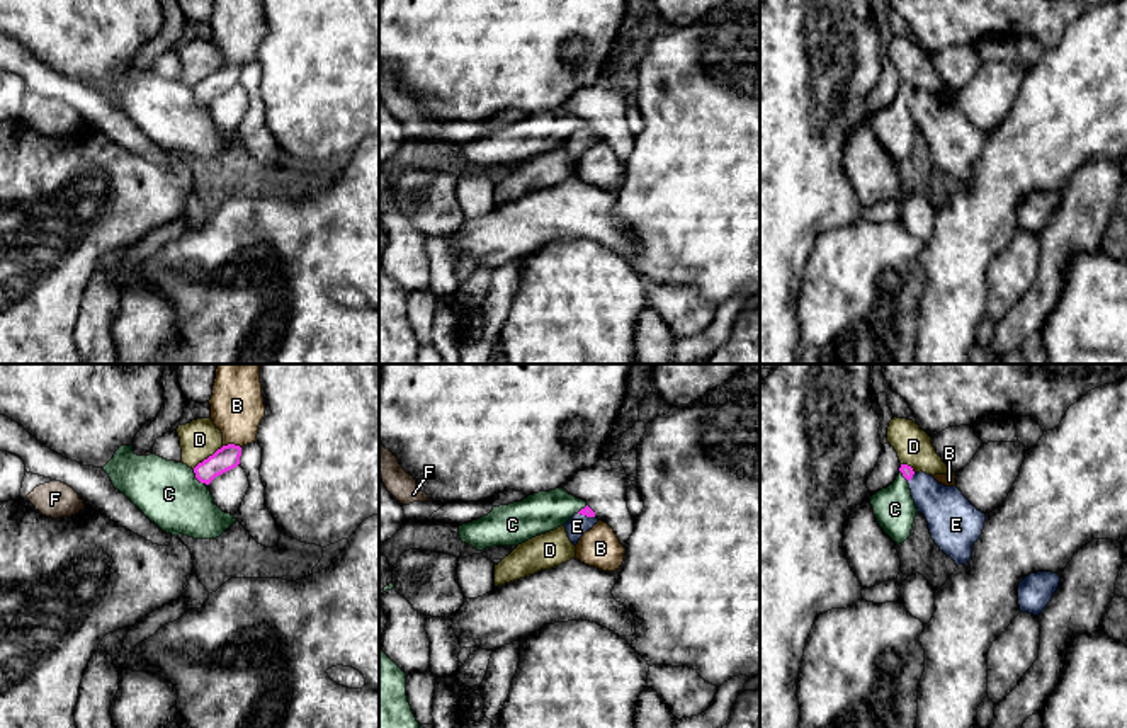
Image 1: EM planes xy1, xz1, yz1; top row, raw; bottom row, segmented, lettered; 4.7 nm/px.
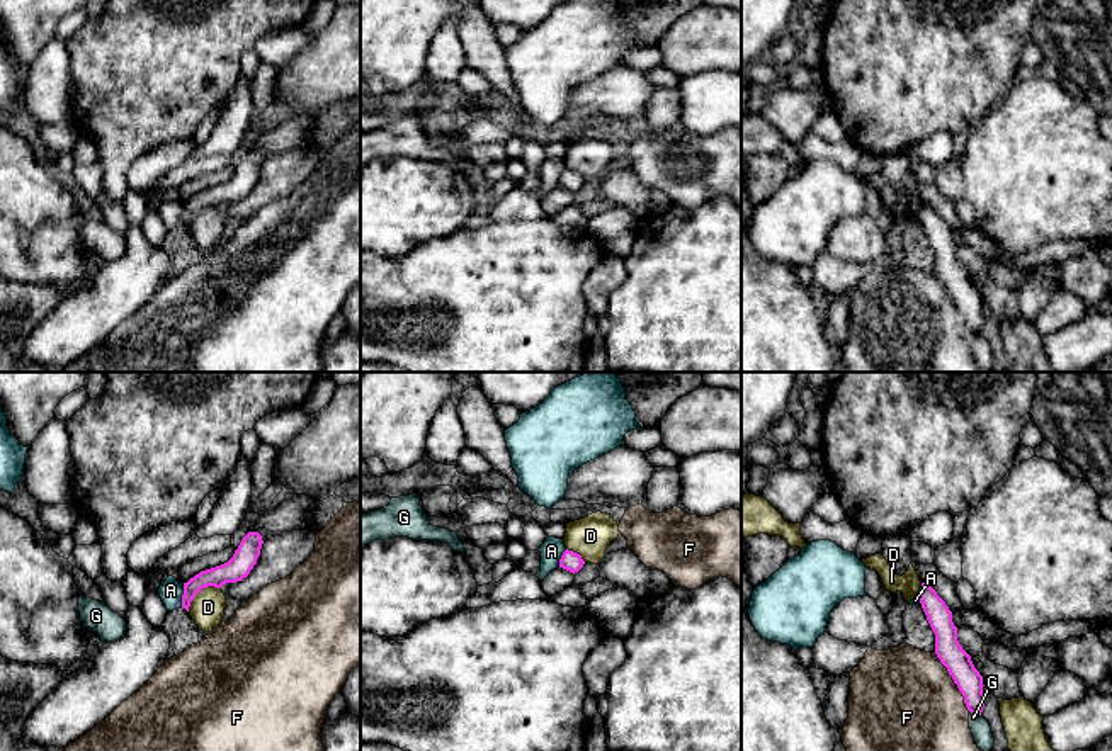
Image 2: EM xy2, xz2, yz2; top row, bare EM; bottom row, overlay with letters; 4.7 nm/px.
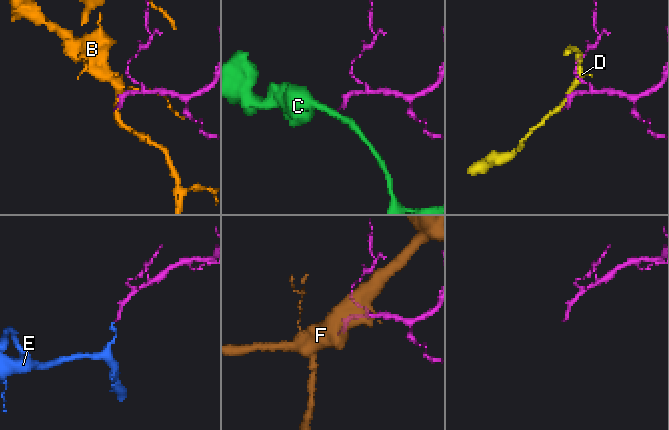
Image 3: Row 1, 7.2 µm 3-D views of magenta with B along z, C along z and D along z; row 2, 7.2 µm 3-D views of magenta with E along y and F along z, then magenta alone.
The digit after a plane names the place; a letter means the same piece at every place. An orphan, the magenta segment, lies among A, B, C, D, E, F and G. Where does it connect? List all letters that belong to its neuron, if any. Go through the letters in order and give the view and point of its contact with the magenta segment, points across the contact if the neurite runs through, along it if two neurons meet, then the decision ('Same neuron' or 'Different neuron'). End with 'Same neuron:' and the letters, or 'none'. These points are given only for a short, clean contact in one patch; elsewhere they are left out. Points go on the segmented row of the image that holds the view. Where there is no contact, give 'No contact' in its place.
A: Touches magenta at xy2 (182, 595). Boundary: xy2 (184, 583), (181, 605). Different neuron
B: Touches magenta at xy1 (232, 444). Different neuron
C: Touches magenta at xy1 (196, 477). Boundary: xy1 (192, 470), (203, 483). Different neuron
D: Touches magenta at xy2 (199, 590). Different neuron
E: Touches magenta at xz1 (587, 516). Path across: xz1 (587, 511), (587, 516), (577, 526). Same neuron
F: Touches magenta at yz2 (954, 682). Different neuron
G: Touches magenta at yz2 (975, 712). Different neuron
Same neuron: E

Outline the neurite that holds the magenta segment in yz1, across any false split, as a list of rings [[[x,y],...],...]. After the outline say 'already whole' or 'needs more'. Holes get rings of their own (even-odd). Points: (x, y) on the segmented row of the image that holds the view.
[[[901,464],[899,471],[908,480],[915,505],[925,515],[940,551],[957,566],[969,563],[972,546],[983,534],[986,514],[977,510],[957,486],[945,486],[923,471],[915,473],[908,464]]]; needs more

